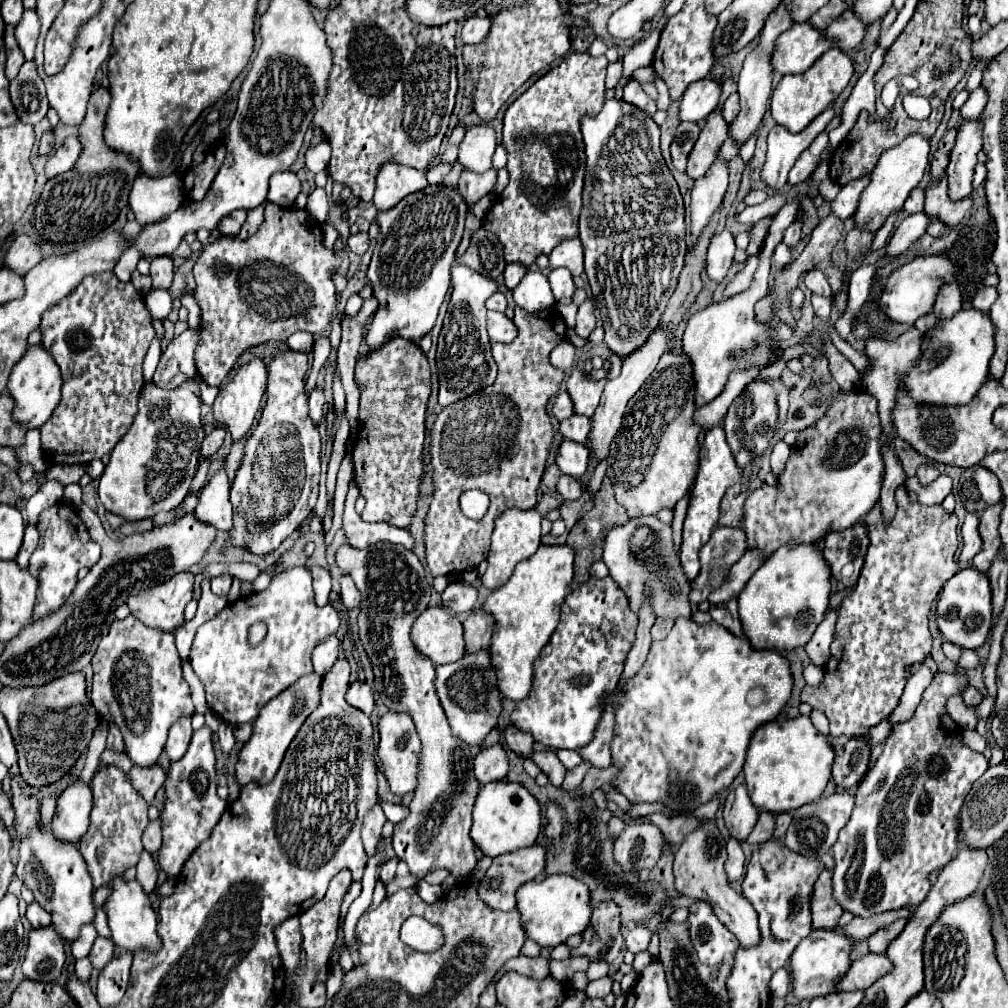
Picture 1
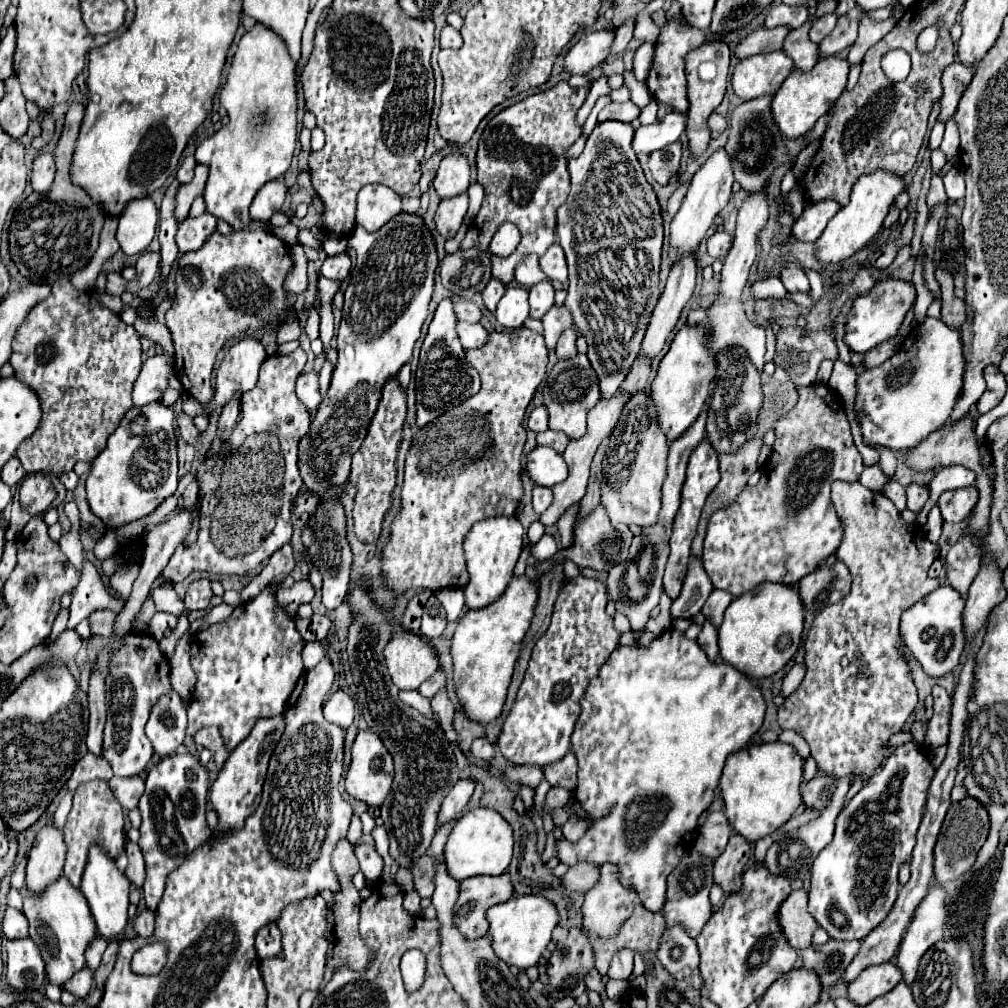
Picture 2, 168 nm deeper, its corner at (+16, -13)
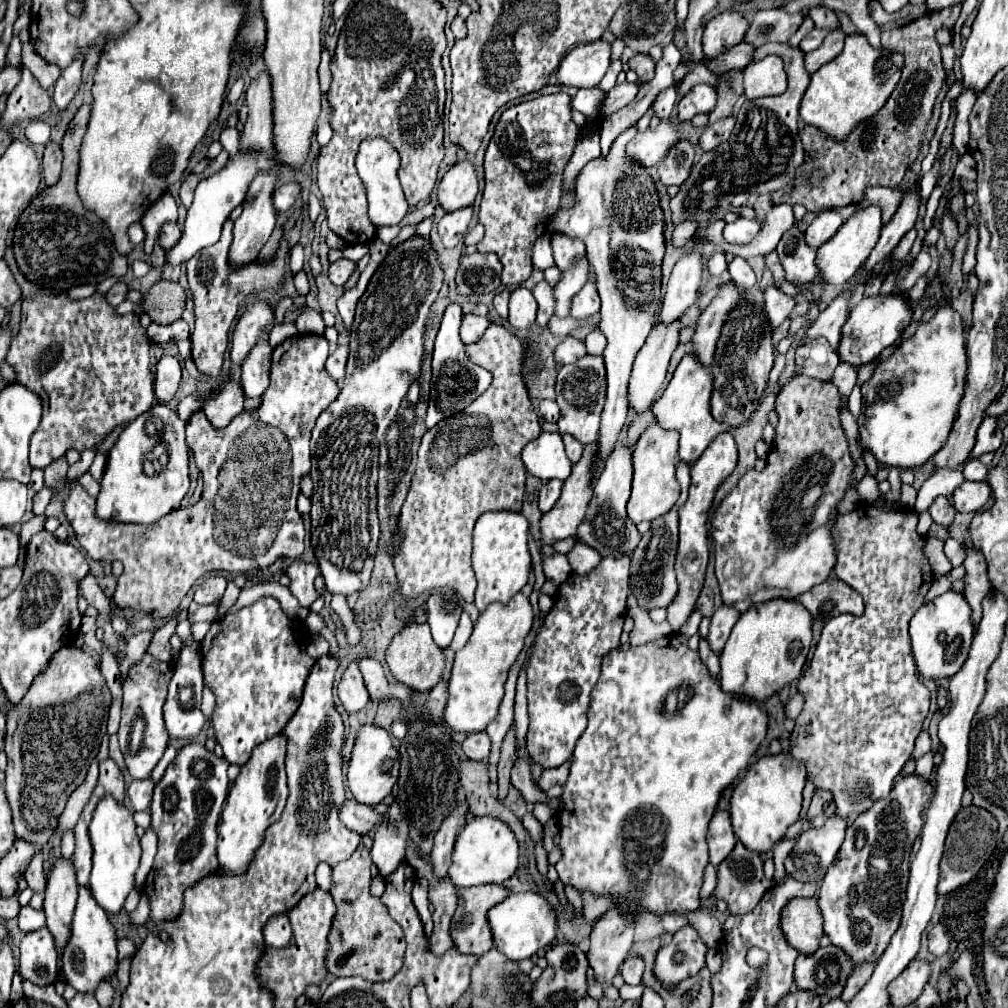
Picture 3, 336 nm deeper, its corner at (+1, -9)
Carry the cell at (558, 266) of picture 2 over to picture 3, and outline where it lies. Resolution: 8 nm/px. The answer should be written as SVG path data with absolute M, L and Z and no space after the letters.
M559 234L551 240L553 246L553 258L557 268L563 272L567 270L567 266L571 266L571 262L575 262L575 258L579 258L579 254L585 254L585 244L577 238L569 238L565 234Z

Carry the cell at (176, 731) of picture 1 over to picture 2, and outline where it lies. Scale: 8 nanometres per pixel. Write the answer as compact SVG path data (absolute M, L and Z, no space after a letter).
M170 688L162 694L150 710L146 724L146 736L150 738L154 752L160 758L170 756L186 738L186 708L180 694Z

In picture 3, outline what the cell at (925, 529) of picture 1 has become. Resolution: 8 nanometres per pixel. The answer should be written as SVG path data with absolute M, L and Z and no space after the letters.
M857 504L855 510L837 518L833 536L837 546L835 574L863 596L865 610L861 616L841 614L823 626L811 666L797 686L799 692L805 694L805 706L795 720L789 752L805 762L807 776L817 788L835 794L837 814L851 820L869 810L875 800L885 798L891 792L895 776L911 758L915 738L929 712L931 694L925 684L919 682L907 626L913 614L921 608L921 598L935 576L923 552L925 538L917 532L917 512L911 508Z

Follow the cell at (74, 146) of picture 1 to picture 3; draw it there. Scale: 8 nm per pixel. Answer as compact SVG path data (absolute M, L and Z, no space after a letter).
M49 142L43 152L43 178L45 178L47 186L53 186L55 182L59 182L61 160L63 160L61 146L57 142Z

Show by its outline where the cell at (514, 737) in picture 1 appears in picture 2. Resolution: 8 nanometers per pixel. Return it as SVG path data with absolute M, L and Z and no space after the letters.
M478 738L478 740L472 742L470 752L472 752L472 756L476 760L490 760L494 756L494 752L496 752L496 746L490 744L486 738Z

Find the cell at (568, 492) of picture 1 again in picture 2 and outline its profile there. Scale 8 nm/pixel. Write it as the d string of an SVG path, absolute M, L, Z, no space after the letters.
M534 486L532 490L532 508L536 514L542 514L552 502L552 490L544 486Z

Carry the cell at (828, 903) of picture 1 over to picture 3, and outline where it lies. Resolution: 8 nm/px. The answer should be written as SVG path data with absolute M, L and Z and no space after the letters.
M793 898L781 914L781 928L785 938L789 940L791 946L795 946L799 952L803 954L813 954L819 948L819 940L823 936L823 916L819 914L819 906L817 906L817 898Z

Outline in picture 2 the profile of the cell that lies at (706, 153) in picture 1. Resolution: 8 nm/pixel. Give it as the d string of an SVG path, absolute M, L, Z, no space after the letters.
M706 40L704 44L686 54L686 78L688 78L688 100L690 100L686 134L690 140L692 154L702 154L710 142L706 120L714 112L714 108L720 106L724 98L728 84L728 66L730 66L730 50L724 40Z

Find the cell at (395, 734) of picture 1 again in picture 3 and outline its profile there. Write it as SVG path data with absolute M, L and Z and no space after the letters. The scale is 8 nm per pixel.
M363 726L357 734L357 742L353 746L353 754L347 768L347 788L353 798L361 804L375 806L383 802L399 778L399 754L393 746L391 734L379 726Z

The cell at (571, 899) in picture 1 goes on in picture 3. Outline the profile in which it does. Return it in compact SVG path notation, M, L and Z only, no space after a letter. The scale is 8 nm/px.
M537 892L509 894L509 898L505 898L501 904L493 906L487 912L487 918L493 930L497 950L513 962L531 958L539 948L549 946L557 936L557 910Z

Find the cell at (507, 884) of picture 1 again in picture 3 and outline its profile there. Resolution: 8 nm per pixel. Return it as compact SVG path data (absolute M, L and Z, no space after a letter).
M491 884L491 886L469 886L469 888L461 888L457 894L459 894L459 906L457 906L457 910L453 914L453 922L451 922L453 942L459 948L459 952L483 956L493 946L491 928L487 922L487 910L491 910L491 906L503 902L503 898L509 896L509 888L495 886L495 884Z

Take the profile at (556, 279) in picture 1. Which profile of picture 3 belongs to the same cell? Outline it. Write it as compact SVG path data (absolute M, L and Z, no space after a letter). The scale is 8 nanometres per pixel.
M545 280L539 282L533 288L533 296L535 296L537 304L539 304L537 324L539 326L545 326L549 322L549 318L555 314L555 294L553 294L553 286L549 286Z

